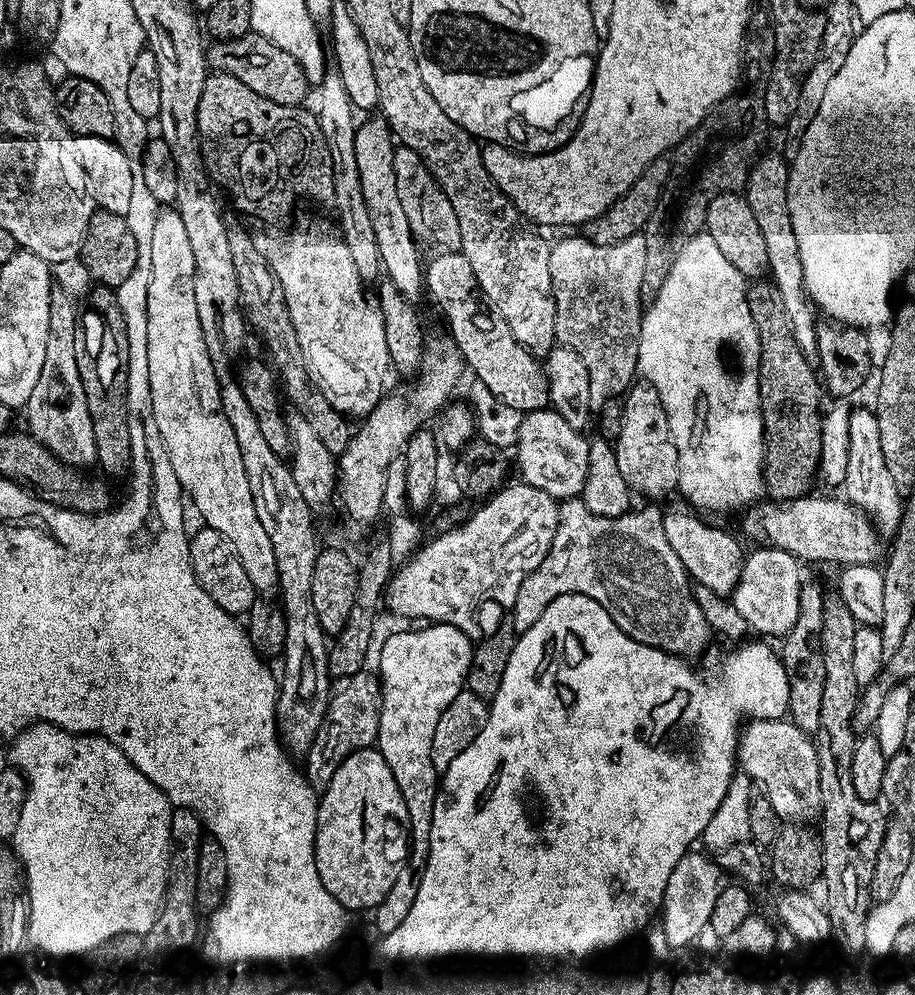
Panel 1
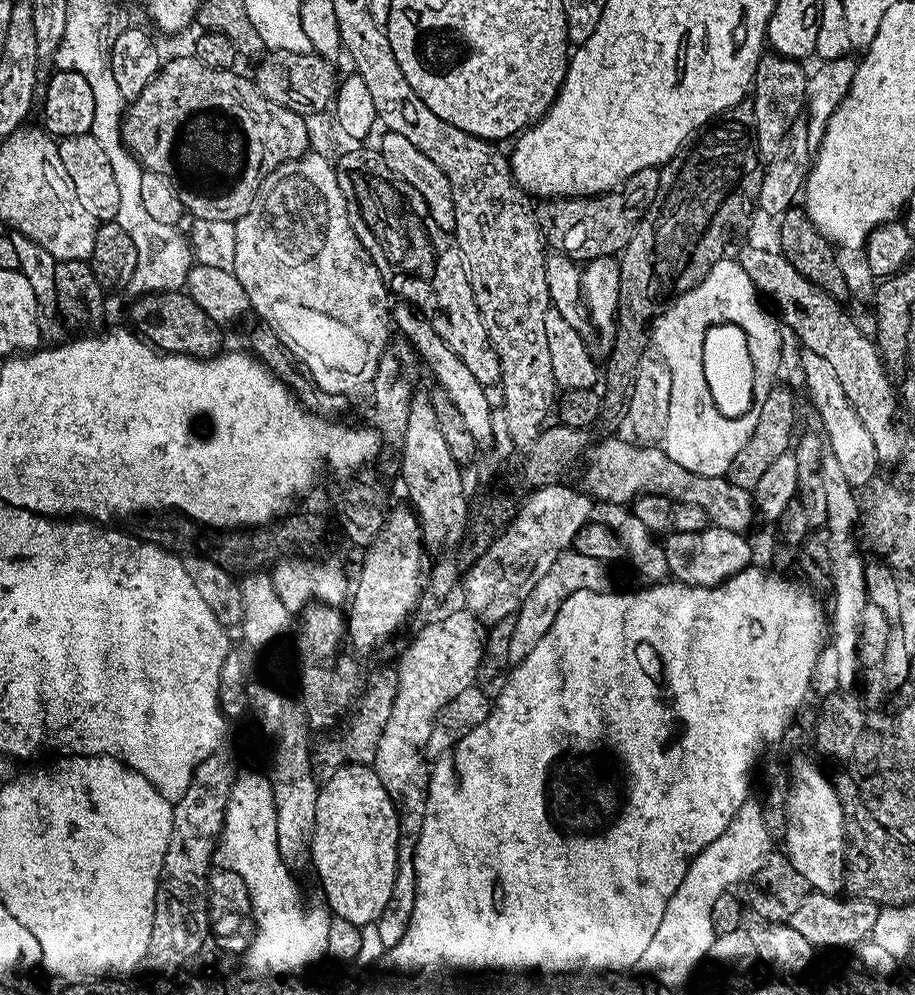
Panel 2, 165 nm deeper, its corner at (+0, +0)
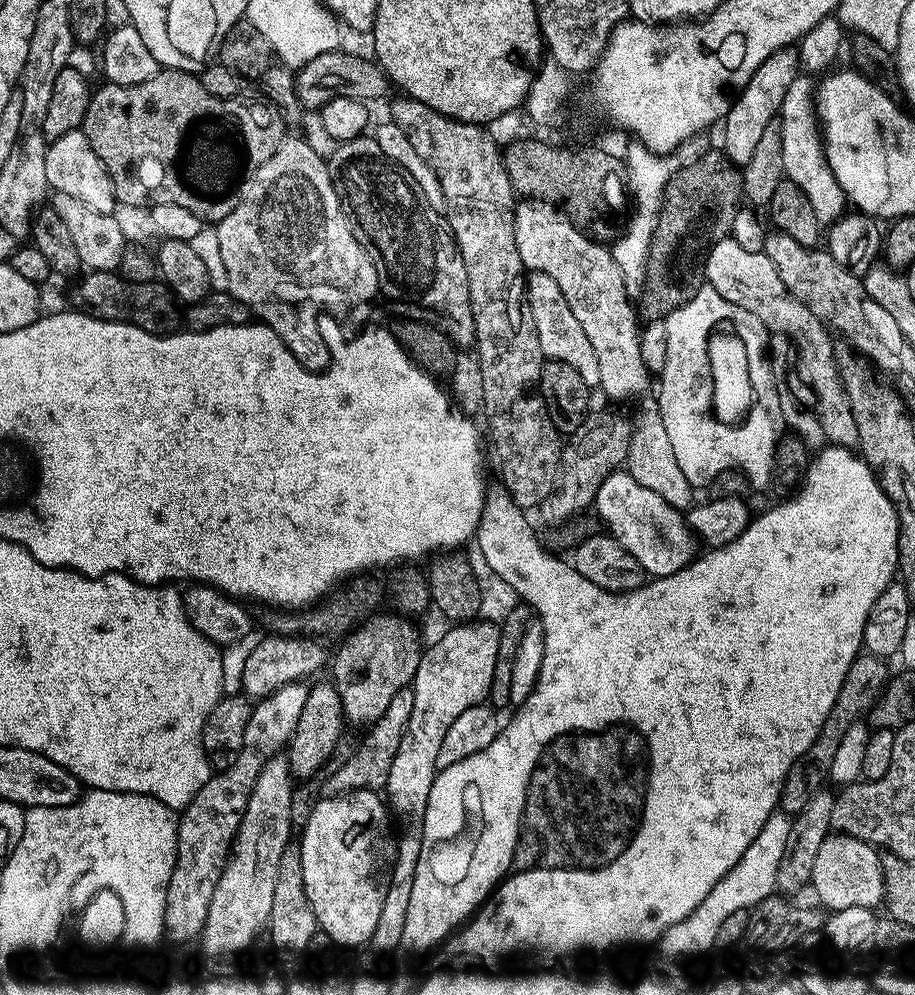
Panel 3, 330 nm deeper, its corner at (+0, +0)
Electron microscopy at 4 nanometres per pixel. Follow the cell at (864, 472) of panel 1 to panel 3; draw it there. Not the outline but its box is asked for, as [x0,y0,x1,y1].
[702,238,858,449]

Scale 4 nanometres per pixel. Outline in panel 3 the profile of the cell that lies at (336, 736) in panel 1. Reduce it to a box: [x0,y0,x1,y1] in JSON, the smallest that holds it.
[322,687,414,796]

